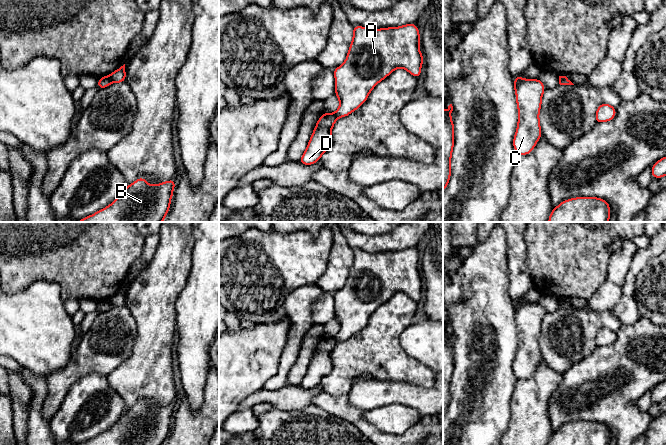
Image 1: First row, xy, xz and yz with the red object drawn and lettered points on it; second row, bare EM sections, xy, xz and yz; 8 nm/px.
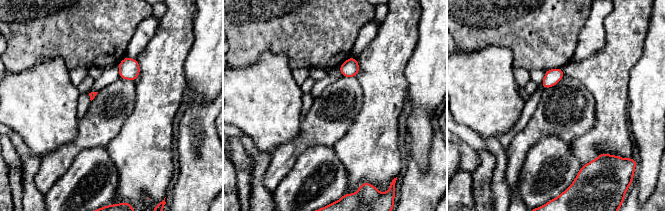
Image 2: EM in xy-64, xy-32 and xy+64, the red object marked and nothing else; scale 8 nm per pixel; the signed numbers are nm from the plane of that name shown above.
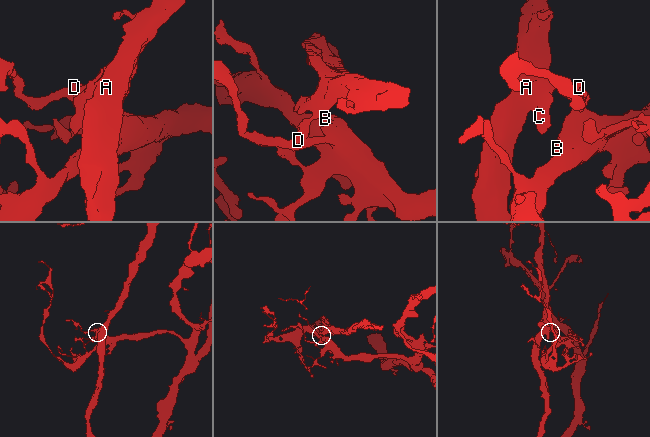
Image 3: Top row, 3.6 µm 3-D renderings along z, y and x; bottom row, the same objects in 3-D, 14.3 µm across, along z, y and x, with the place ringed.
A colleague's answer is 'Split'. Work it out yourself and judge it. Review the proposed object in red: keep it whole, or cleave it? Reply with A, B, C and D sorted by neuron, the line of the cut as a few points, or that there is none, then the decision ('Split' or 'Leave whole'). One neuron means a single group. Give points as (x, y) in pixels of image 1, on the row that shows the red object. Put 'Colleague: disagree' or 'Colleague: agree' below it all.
Groups: A C / B D. Split along xy (108, 75), (112, 81). Split
Colleague: agree

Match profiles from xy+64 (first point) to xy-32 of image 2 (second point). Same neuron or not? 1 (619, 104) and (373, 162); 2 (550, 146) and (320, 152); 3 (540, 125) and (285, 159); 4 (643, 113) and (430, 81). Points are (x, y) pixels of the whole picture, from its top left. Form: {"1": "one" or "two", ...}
{"1": "one", "2": "one", "3": "one", "4": "one"}

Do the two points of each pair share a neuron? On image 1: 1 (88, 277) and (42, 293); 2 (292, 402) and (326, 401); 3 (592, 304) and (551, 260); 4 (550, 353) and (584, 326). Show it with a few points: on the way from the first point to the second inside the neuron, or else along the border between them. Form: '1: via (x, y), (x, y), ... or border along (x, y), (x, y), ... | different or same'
1: border along (38, 279), (56, 282), (63, 300) | different
2: border along (323, 392), (315, 395), (311, 402) | different
3: border along (604, 282), (587, 299), (566, 299) | different
4: via (559, 345), (576, 330) | same

